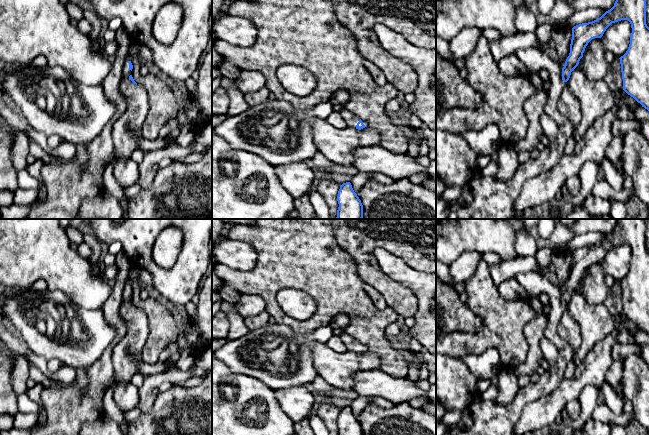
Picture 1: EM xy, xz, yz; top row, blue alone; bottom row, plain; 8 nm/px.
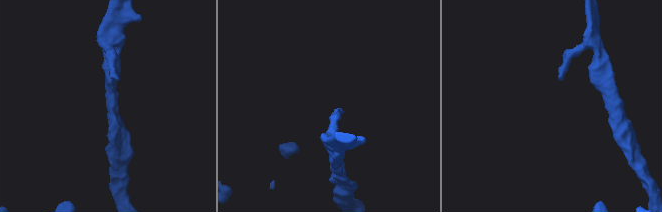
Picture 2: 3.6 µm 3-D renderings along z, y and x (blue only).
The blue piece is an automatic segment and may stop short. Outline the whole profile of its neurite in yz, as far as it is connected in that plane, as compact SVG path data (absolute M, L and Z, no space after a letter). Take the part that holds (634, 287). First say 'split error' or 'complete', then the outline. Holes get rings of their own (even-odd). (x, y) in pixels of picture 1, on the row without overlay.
split error; M617 219L614 230L600 242L572 252L570 277L562 292L546 276L530 271L518 273L516 281L532 297L546 293L551 306L545 337L557 348L556 362L540 378L526 387L519 387L513 401L501 405L495 400L481 401L479 397L462 411L459 422L450 426L450 435L514 435L514 426L524 408L549 395L564 380L568 363L575 359L573 348L558 333L558 327L571 296L578 290L588 267L601 262L615 246L628 244L632 257L626 277L621 280L623 314L649 335L649 251L646 248L644 219Z

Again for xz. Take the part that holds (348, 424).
complete; M350 406L340 409L337 425L339 428L337 435L363 435L361 424L354 416Z

